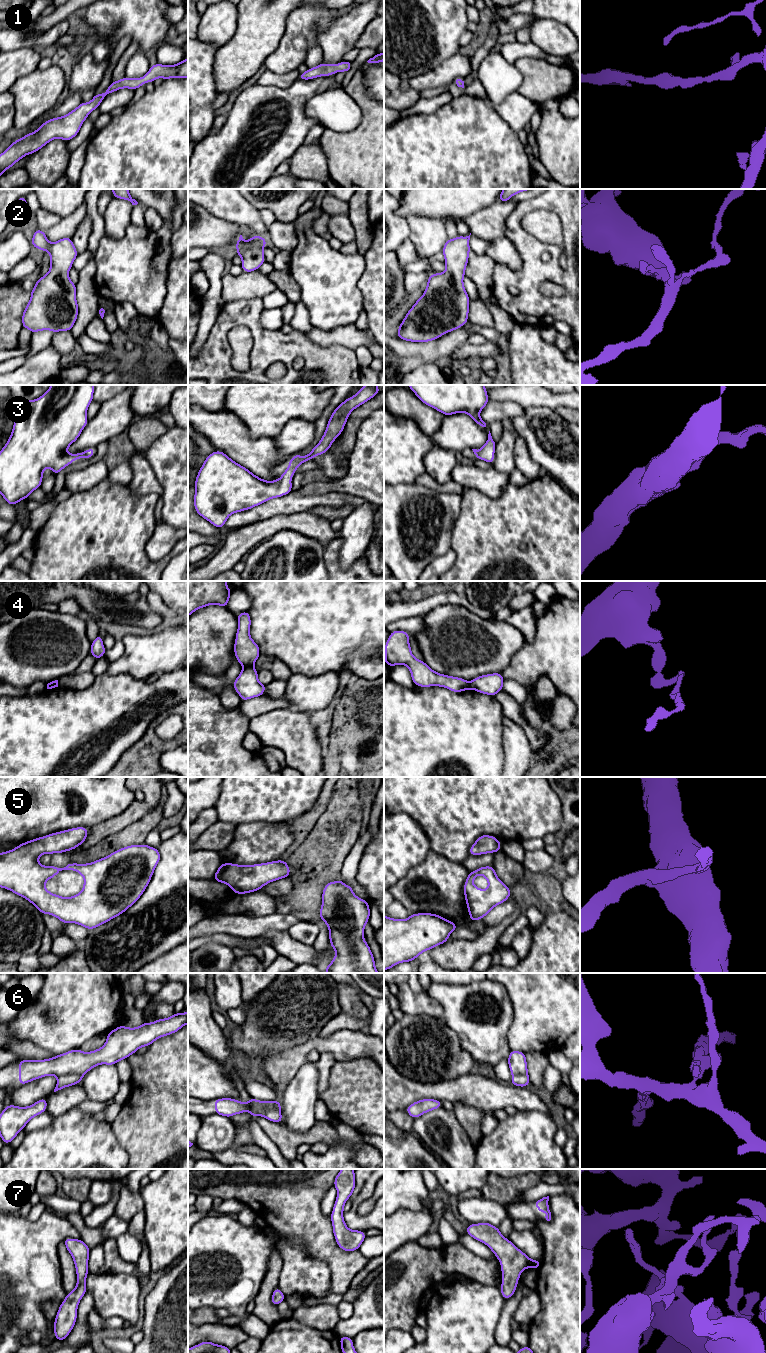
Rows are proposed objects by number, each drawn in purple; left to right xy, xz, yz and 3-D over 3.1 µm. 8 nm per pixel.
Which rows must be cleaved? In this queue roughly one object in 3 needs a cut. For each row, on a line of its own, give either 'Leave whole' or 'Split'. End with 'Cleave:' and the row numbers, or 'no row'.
1: Leave whole
2: Leave whole
3: Leave whole
4: Split
5: Leave whole
6: Split
7: Leave whole
Cleave: 4, 6

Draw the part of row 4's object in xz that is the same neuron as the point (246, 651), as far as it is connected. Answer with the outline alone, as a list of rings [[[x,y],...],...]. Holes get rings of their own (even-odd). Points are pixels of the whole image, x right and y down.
[[[248,611],[236,616],[238,629],[234,643],[234,654],[242,667],[253,666],[260,656],[259,646],[250,637],[251,618]]]

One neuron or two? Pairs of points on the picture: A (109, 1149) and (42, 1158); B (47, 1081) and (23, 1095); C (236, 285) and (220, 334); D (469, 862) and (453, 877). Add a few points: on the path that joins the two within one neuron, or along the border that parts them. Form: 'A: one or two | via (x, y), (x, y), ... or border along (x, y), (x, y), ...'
A: one | via (92, 1158), (59, 1158)
B: one | via (41, 1087), (29, 1093)
C: two | border along (254, 298), (233, 299), (224, 303)
D: two | border along (462, 863), (469, 872)

